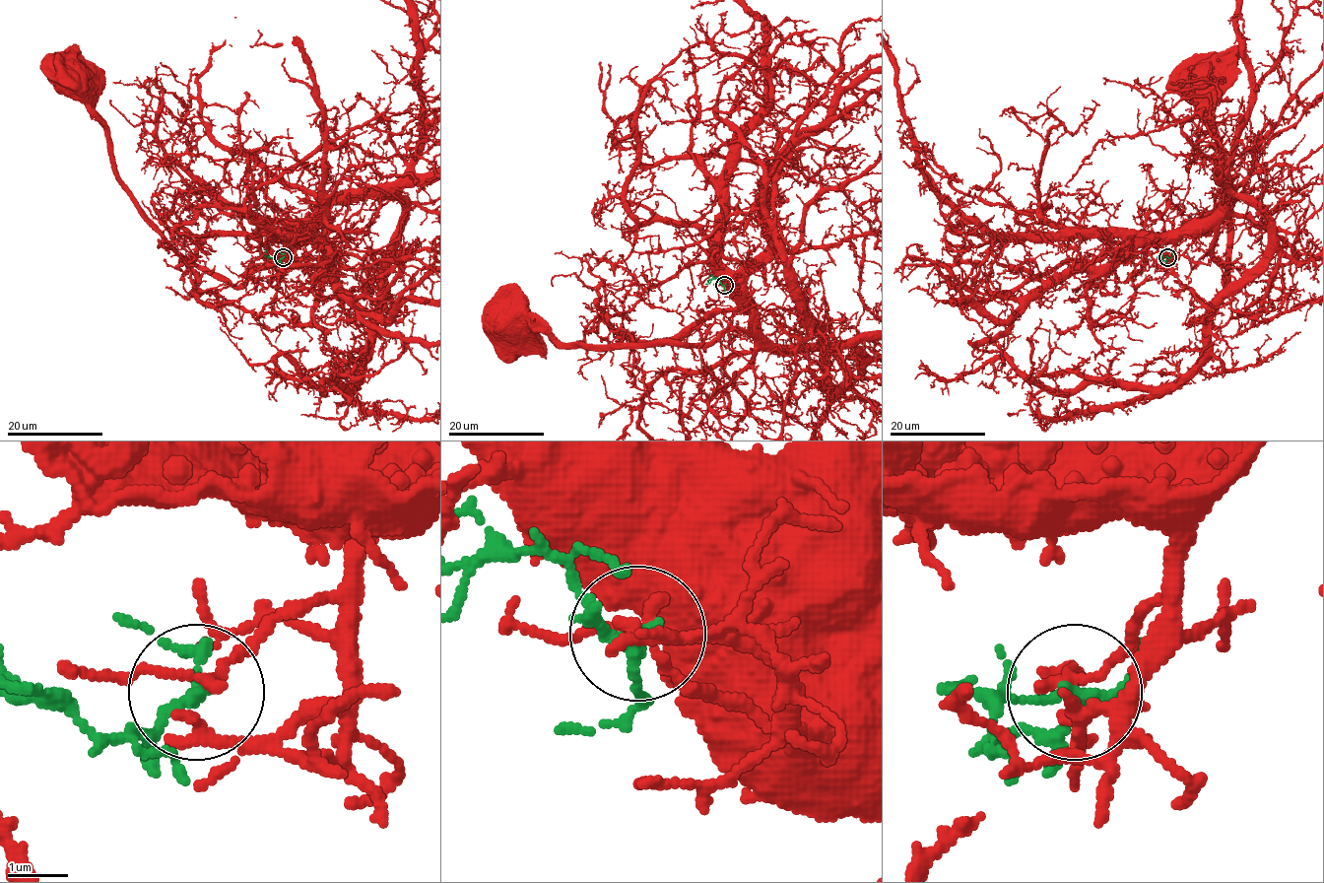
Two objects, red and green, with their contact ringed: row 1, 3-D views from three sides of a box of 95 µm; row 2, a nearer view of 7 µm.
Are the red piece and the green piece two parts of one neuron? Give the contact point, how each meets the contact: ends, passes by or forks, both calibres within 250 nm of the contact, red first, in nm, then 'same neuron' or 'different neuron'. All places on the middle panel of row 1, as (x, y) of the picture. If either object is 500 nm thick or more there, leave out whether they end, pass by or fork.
at (724, 285); red passes by; green passes by; 150 nm thick on the red side, 170 nm on the other; different neuron

